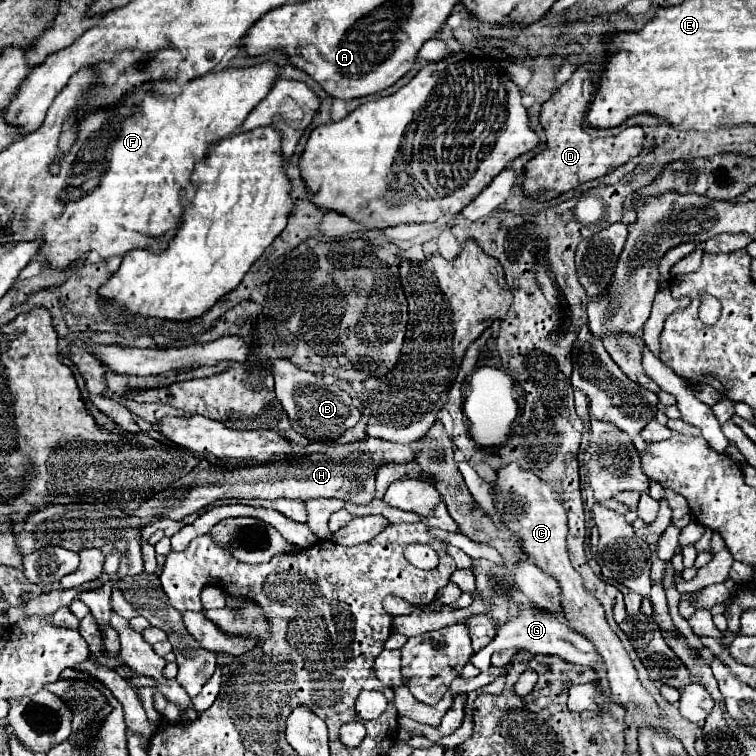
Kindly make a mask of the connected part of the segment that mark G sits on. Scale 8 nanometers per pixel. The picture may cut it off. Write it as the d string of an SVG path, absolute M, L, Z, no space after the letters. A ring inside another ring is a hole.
M518 604L516 608L516 614L514 618L510 618L496 634L496 638L486 646L482 648L480 652L476 652L472 656L472 664L478 668L478 670L486 670L490 666L490 656L498 650L506 650L506 648L514 648L514 650L526 650L526 652L532 652L532 654L554 654L554 656L560 656L562 660L566 662L572 662L572 664L586 664L586 666L592 666L594 670L598 670L602 674L602 660L598 658L594 646L582 638L580 634L572 632L568 628L568 624L562 622L560 616L548 612L548 610L542 610L542 608L536 608L532 604Z

